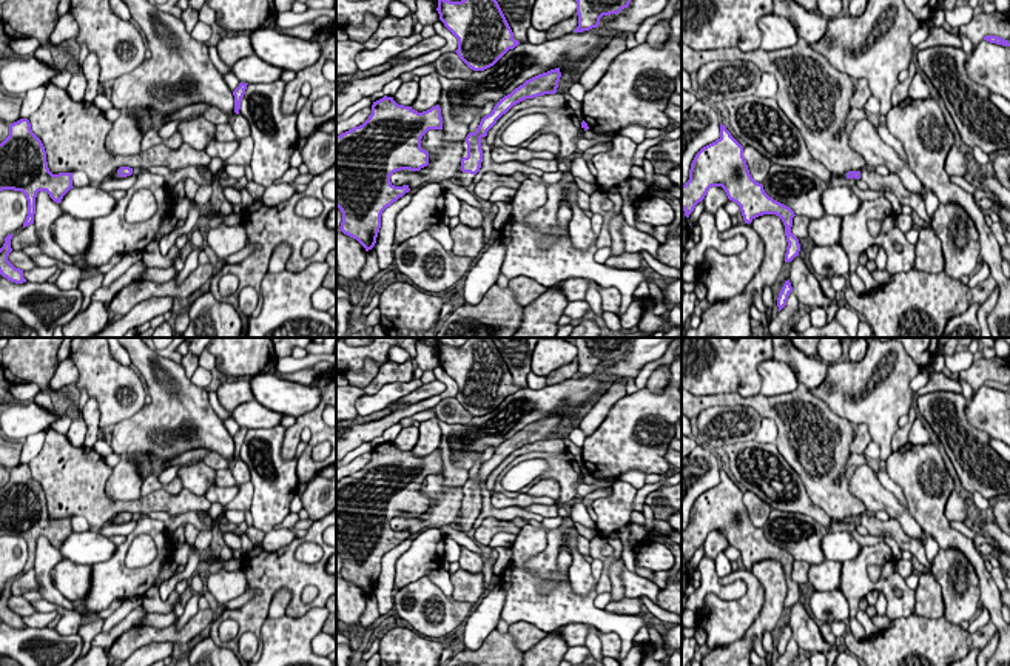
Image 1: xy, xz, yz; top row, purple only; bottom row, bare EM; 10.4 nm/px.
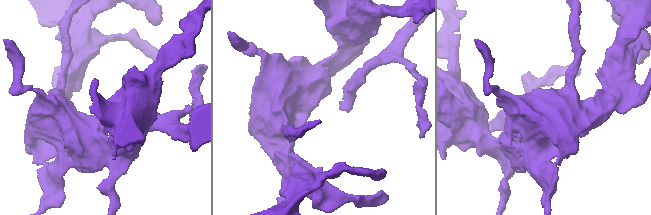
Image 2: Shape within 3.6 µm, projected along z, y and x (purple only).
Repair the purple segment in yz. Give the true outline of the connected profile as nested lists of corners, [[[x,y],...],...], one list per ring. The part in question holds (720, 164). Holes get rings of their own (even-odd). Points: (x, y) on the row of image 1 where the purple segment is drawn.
[[[720,123],[720,137],[703,146],[694,157],[689,180],[682,185],[682,210],[685,216],[694,211],[711,187],[722,187],[729,200],[740,207],[745,224],[763,214],[776,214],[785,225],[785,262],[799,256],[799,239],[791,233],[794,211],[769,197],[763,185],[756,182],[743,157],[743,146]]]

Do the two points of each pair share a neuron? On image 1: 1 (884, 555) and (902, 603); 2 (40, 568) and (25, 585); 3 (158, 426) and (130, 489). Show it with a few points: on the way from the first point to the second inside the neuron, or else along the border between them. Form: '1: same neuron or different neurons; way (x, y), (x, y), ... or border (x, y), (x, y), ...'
1: same neuron; way (887, 568), (890, 594)
2: different neurons; border (33, 569), (37, 578), (37, 591)
3: different neurons; border (131, 455), (144, 458)

